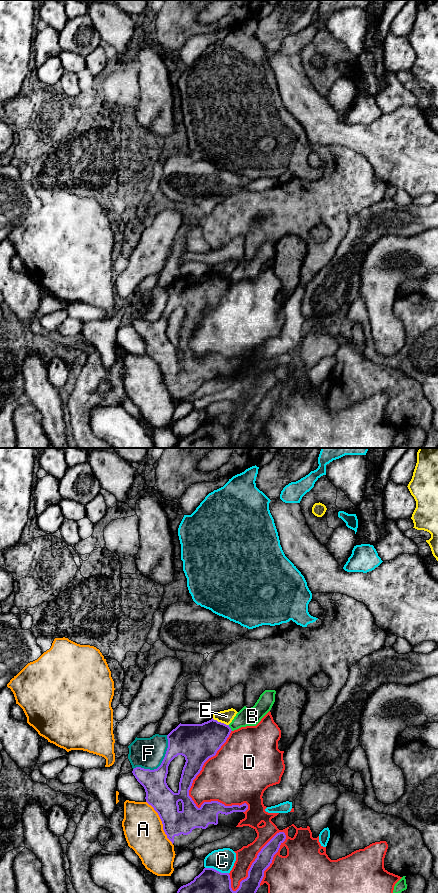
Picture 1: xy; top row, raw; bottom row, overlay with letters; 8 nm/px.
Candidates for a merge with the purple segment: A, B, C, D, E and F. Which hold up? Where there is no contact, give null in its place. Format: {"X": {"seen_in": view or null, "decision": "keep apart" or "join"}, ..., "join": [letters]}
{"A": {"seen_in": "xy", "decision": "keep apart"}, "B": {"seen_in": "xy", "decision": "keep apart"}, "C": {"seen_in": "xy", "decision": "keep apart"}, "D": {"seen_in": "xy", "decision": "keep apart"}, "E": {"seen_in": "xy", "decision": "keep apart"}, "F": {"seen_in": "xy", "decision": "keep apart"}, "join": []}

